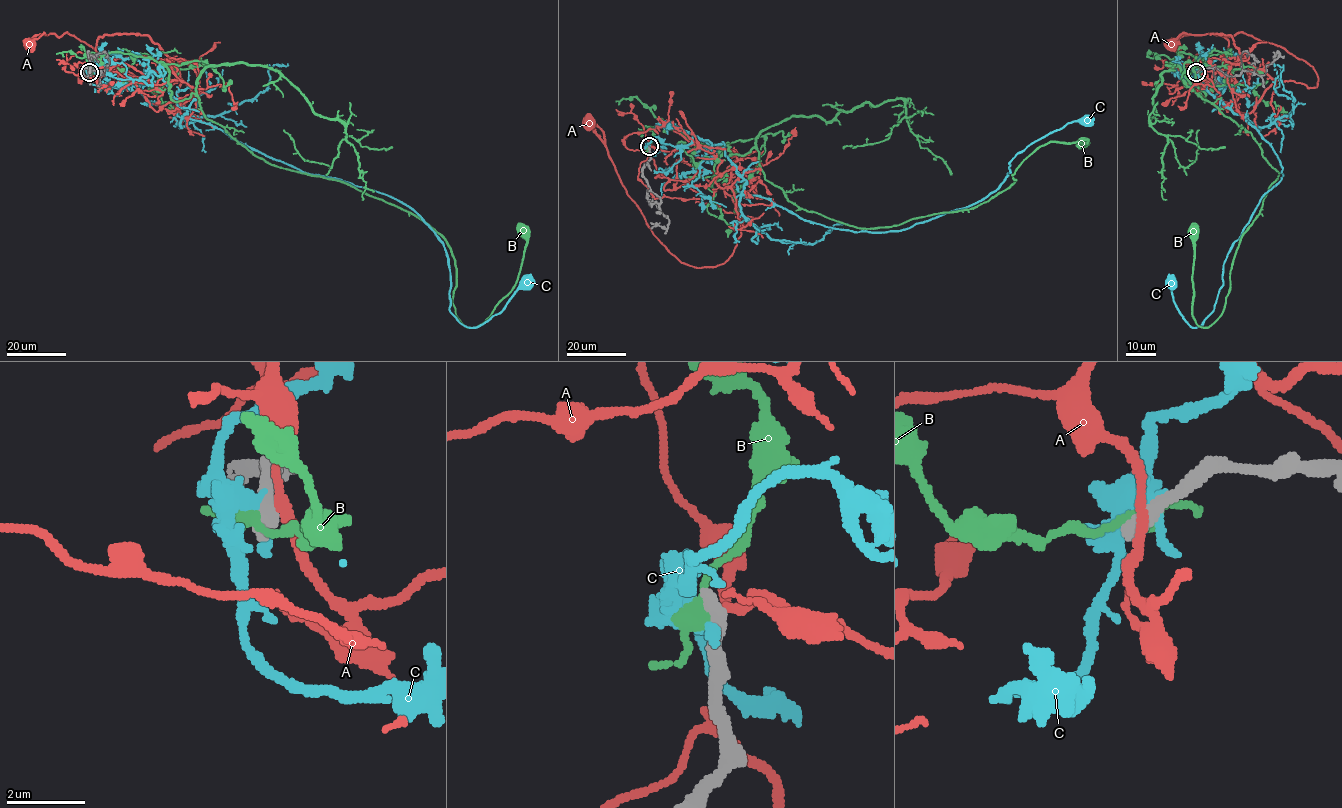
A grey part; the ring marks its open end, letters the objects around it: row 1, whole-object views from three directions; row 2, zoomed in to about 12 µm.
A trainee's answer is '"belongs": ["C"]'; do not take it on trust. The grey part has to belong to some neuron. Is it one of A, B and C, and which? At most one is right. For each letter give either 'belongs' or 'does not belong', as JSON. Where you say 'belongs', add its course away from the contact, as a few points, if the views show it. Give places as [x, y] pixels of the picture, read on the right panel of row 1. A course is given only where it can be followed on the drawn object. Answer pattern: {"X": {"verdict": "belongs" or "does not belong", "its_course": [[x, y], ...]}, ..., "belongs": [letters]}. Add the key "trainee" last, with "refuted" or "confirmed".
{"A": {"verdict": "does not belong"}, "B": {"verdict": "does not belong"}, "C": {"verdict": "does not belong"}, "belongs": [], "trainee": "refuted"}

